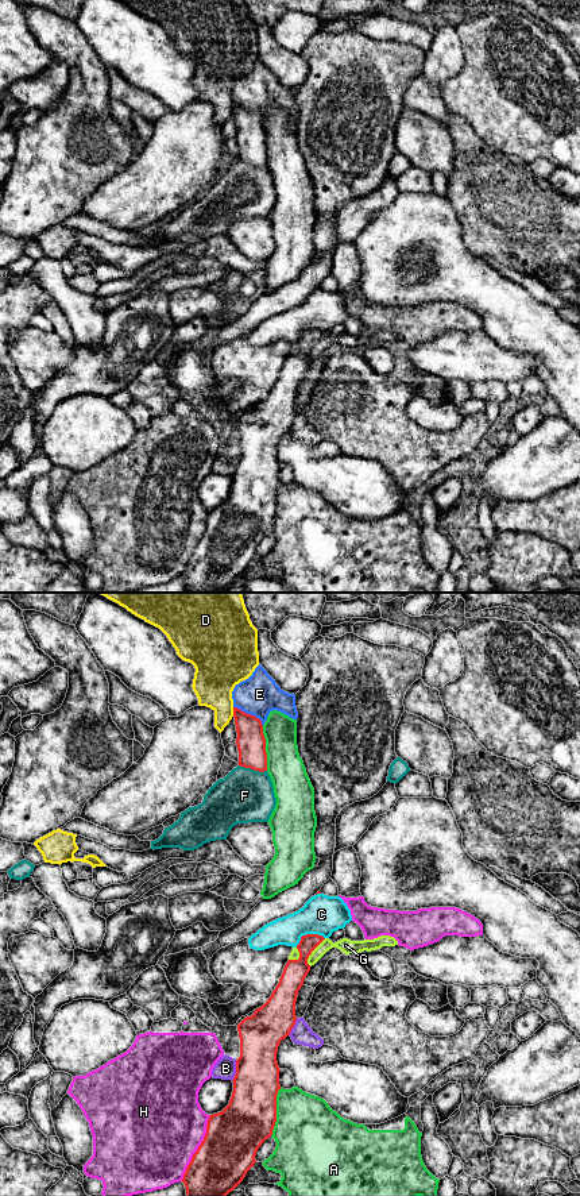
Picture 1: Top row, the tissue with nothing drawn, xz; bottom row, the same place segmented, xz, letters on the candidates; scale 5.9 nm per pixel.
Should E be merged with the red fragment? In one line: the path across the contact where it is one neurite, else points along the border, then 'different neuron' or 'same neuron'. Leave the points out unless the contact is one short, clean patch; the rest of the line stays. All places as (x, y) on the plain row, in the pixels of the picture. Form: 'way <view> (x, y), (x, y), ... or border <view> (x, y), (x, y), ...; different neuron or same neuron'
different neuron

